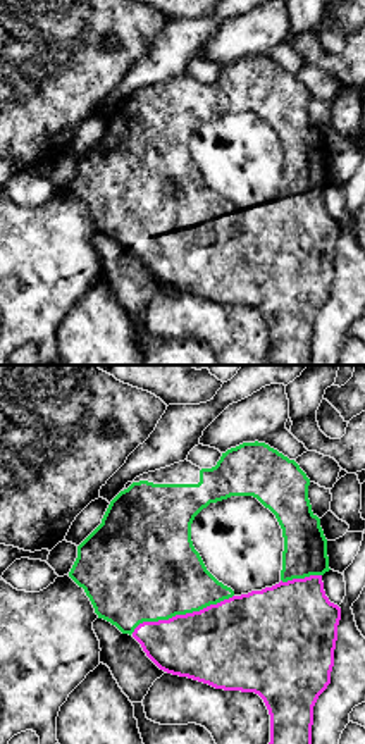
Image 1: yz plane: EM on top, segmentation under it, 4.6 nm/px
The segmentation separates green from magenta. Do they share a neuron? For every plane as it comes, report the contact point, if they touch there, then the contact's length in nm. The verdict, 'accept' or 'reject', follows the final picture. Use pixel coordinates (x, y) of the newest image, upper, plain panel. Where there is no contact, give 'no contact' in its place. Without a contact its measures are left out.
contact (181, 228); length 500 nm

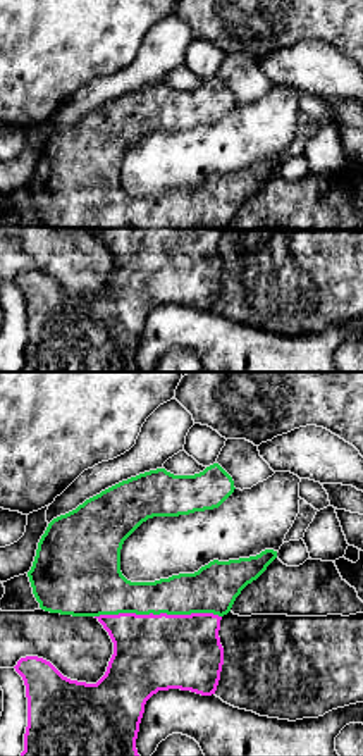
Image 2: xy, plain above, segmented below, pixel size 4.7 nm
contact (157, 228); length 600 nm

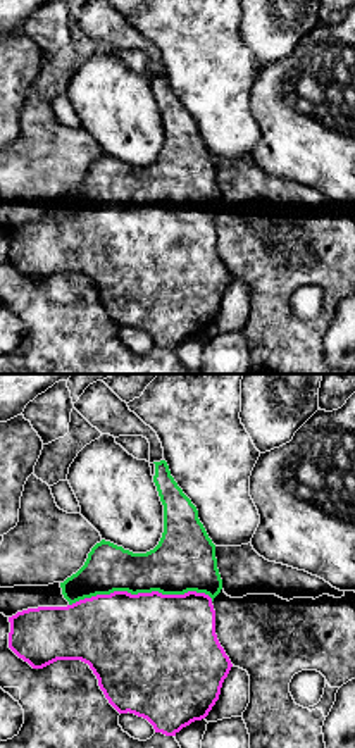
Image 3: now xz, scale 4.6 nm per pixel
contact (140, 205); length 650 nm

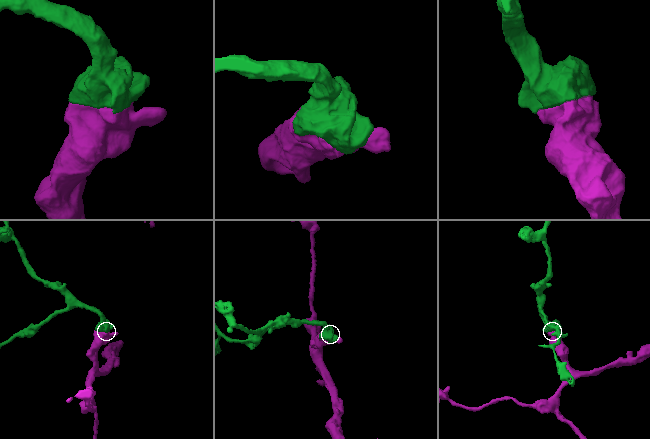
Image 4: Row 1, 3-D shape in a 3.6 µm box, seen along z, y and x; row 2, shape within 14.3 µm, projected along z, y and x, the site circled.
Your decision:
accept

